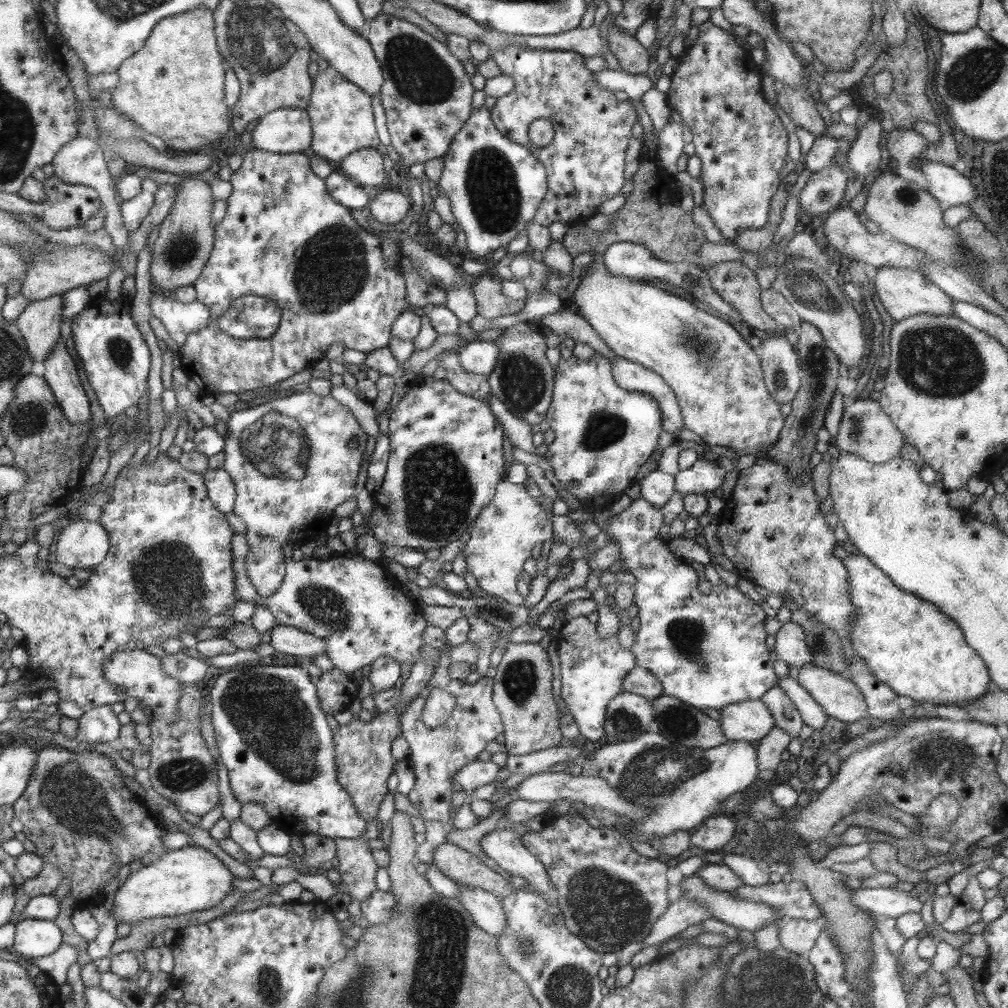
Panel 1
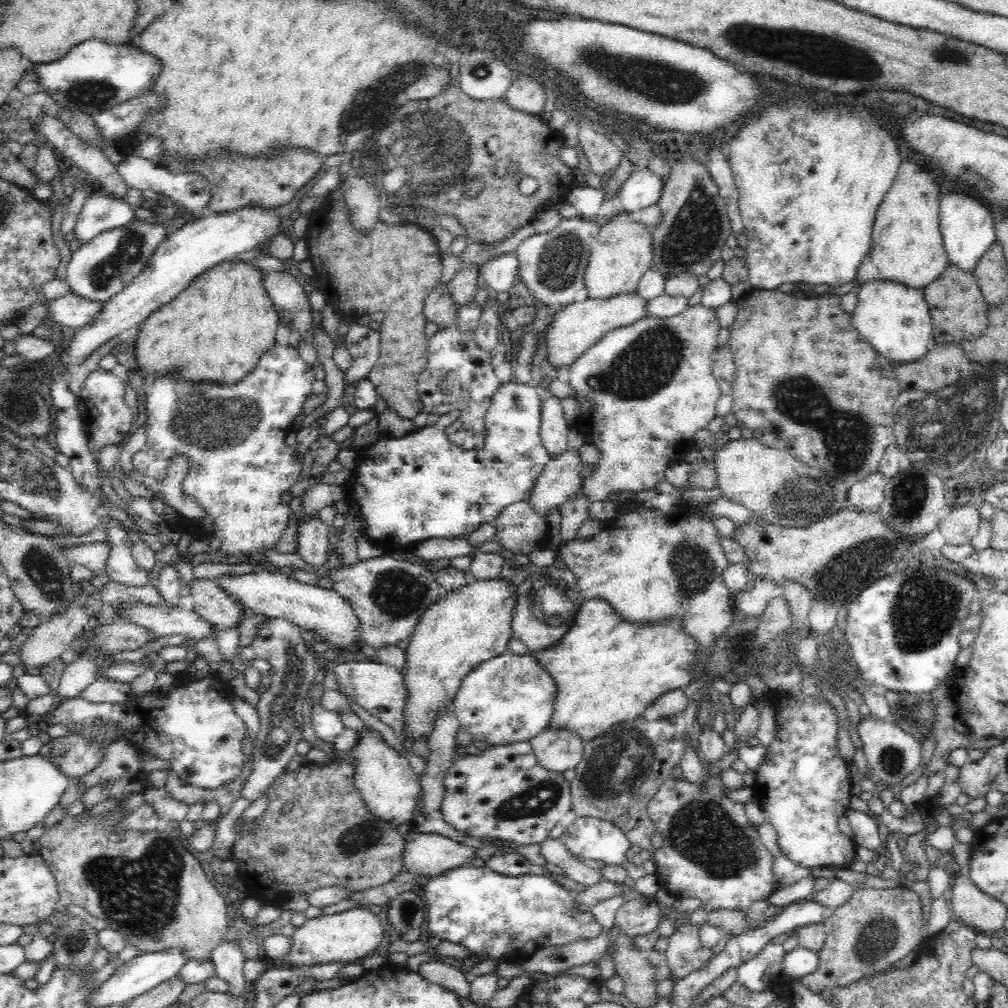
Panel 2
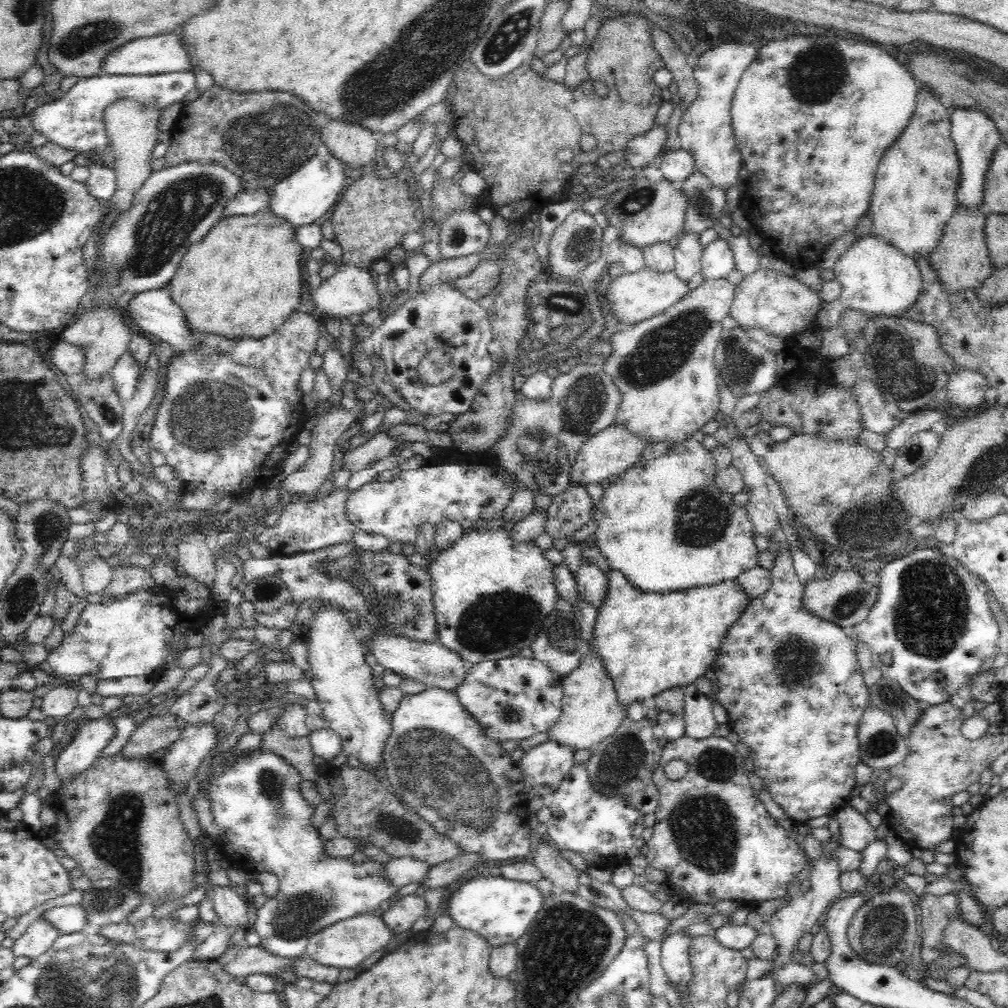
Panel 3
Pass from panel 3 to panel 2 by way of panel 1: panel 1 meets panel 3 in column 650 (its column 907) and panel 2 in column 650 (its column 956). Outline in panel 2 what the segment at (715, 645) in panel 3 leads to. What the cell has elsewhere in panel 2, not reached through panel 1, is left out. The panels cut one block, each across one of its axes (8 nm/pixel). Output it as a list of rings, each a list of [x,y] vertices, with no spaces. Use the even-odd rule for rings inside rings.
[[[585,599],[580,605],[578,614],[576,614],[576,620],[574,620],[574,624],[570,627],[570,630],[568,630],[568,632],[566,632],[566,634],[564,634],[551,649],[540,650],[539,653],[531,654],[531,656],[539,662],[539,665],[544,667],[544,670],[548,671],[548,674],[551,675],[556,683],[554,710],[547,728],[563,727],[564,730],[574,730],[576,731],[576,734],[580,735],[583,742],[588,742],[593,738],[600,736],[604,731],[608,730],[610,726],[613,726],[618,722],[638,718],[659,696],[666,694],[668,691],[680,689],[681,686],[686,686],[686,684],[690,684],[692,674],[697,674],[698,672],[698,660],[701,657],[701,654],[702,648],[696,645],[695,638],[692,638],[691,634],[688,634],[686,630],[683,630],[683,619],[679,618],[679,615],[677,615],[676,618],[662,618],[661,620],[658,620],[658,622],[630,623],[619,614],[616,614],[615,610],[604,599]]]

